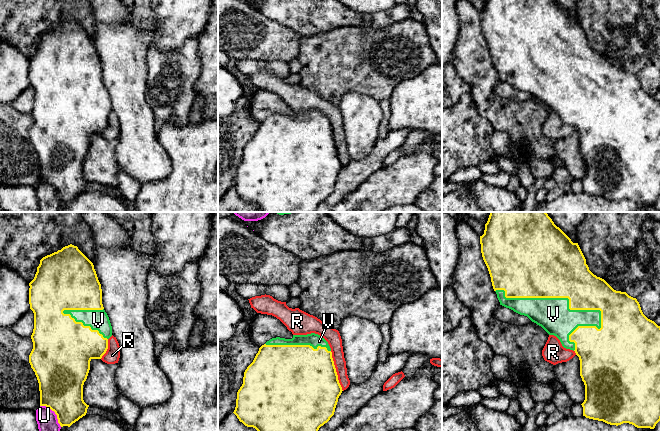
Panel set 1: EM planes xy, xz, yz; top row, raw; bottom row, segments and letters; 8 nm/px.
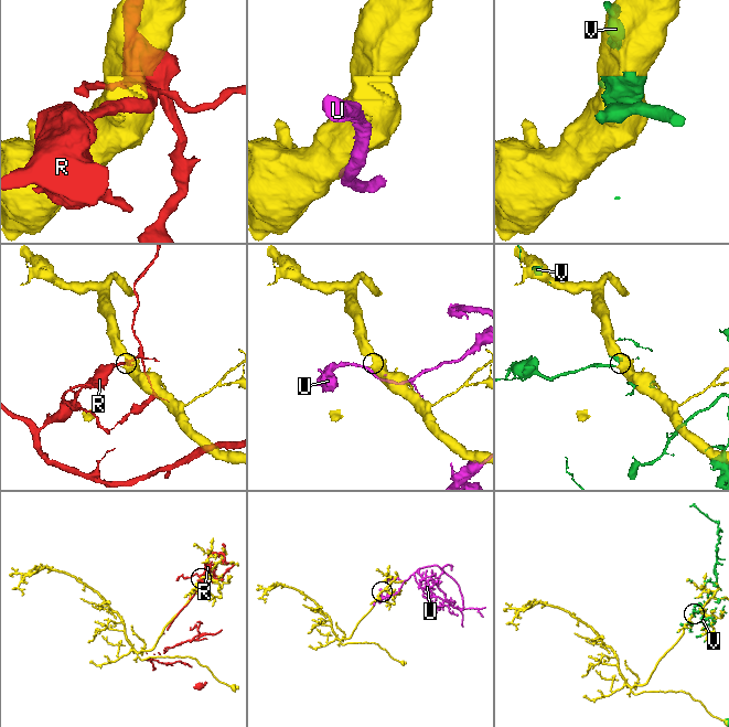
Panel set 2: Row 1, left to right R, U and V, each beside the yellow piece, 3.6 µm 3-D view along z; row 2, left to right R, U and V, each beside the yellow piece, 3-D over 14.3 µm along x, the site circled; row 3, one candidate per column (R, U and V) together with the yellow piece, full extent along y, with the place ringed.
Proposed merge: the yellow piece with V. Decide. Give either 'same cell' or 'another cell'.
same cell

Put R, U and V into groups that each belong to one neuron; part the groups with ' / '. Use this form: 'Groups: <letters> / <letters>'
Groups: R / U / V

